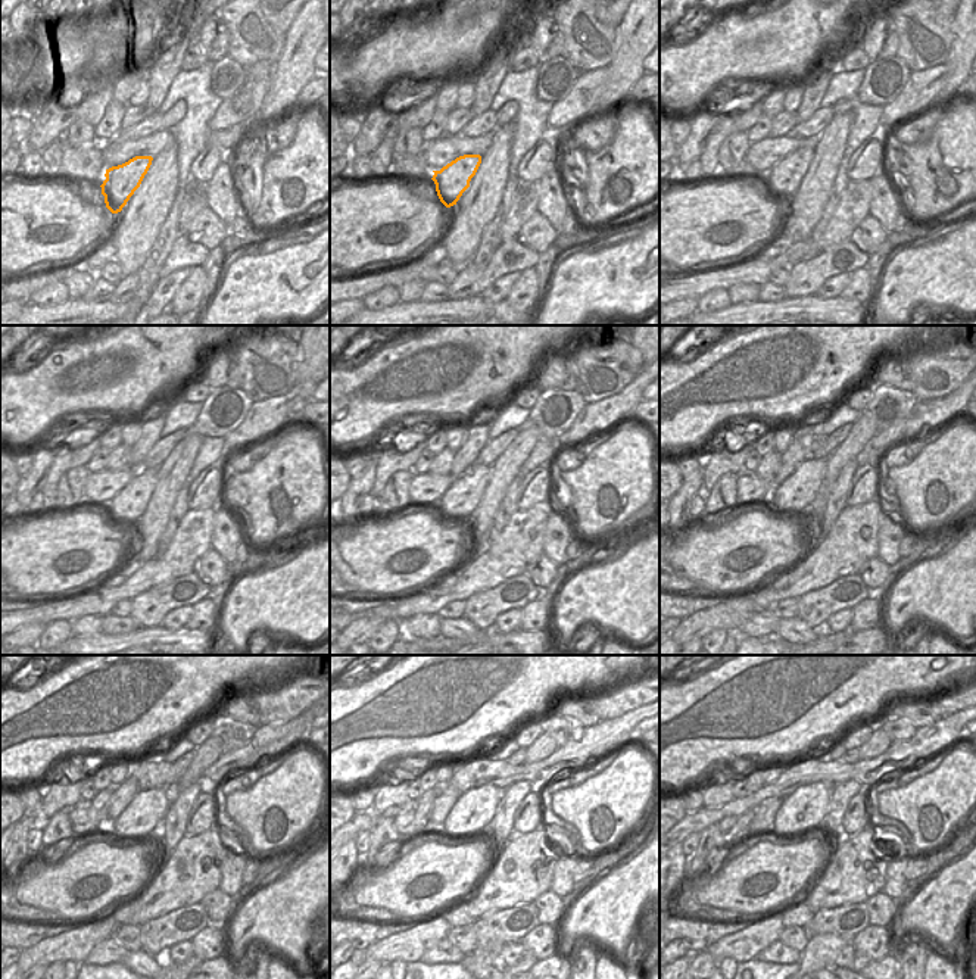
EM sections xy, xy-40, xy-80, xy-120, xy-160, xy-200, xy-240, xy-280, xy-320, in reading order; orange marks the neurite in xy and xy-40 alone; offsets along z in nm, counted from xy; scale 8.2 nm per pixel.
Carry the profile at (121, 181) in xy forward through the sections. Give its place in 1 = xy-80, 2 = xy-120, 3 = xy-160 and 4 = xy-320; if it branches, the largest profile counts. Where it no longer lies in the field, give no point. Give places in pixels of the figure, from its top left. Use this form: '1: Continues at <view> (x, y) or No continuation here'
1: Continues at xy-80 (785, 177)
2: Continues at xy-120 (130, 502)
3: Continues at xy-160 (462, 496)
4: Continues at xy-320 (801, 811)

